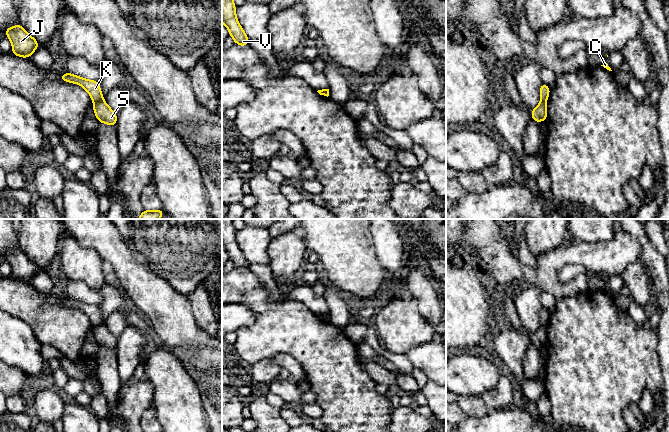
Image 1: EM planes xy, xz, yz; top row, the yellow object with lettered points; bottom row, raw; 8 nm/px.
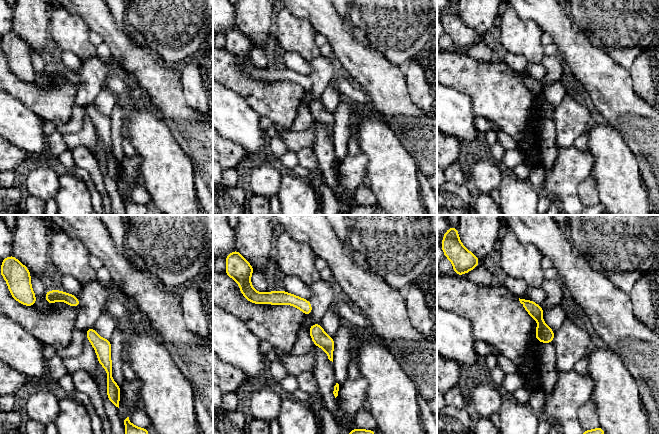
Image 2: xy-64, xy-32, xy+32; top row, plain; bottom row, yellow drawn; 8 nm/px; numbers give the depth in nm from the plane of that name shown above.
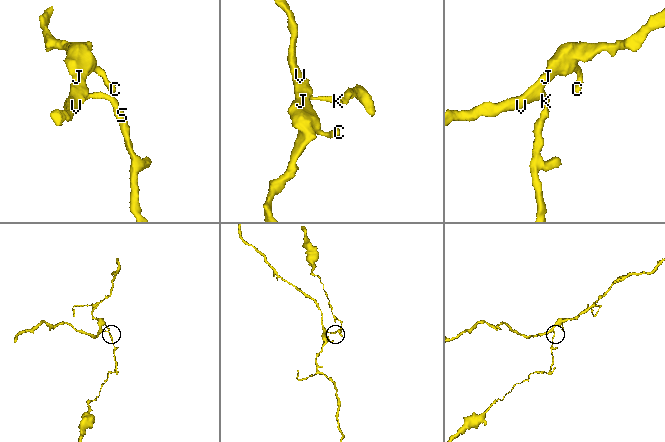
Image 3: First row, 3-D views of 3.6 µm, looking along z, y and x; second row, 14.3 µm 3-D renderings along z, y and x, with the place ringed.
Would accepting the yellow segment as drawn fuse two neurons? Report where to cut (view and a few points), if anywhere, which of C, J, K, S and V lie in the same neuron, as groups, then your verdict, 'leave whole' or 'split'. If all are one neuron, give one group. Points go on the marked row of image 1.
cut xy (103, 99), (94, 102); groups C J K V / S; split

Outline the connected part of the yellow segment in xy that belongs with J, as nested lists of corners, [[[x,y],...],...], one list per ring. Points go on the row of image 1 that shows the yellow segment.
[[[20,23],[13,27],[8,27],[5,36],[12,43],[12,54],[18,57],[30,58],[39,46],[38,41],[30,36]]]

